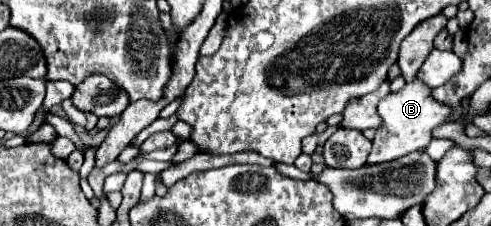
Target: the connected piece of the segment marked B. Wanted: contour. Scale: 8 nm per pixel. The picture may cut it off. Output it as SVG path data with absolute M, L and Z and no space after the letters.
M414 79L412 83L406 83L398 93L388 93L378 103L378 115L382 119L382 125L376 129L376 137L372 139L374 147L368 157L368 163L392 161L412 151L428 147L428 143L432 141L432 129L440 123L446 123L450 111L448 107L432 99L430 87L424 87L422 83L418 83L418 79Z

